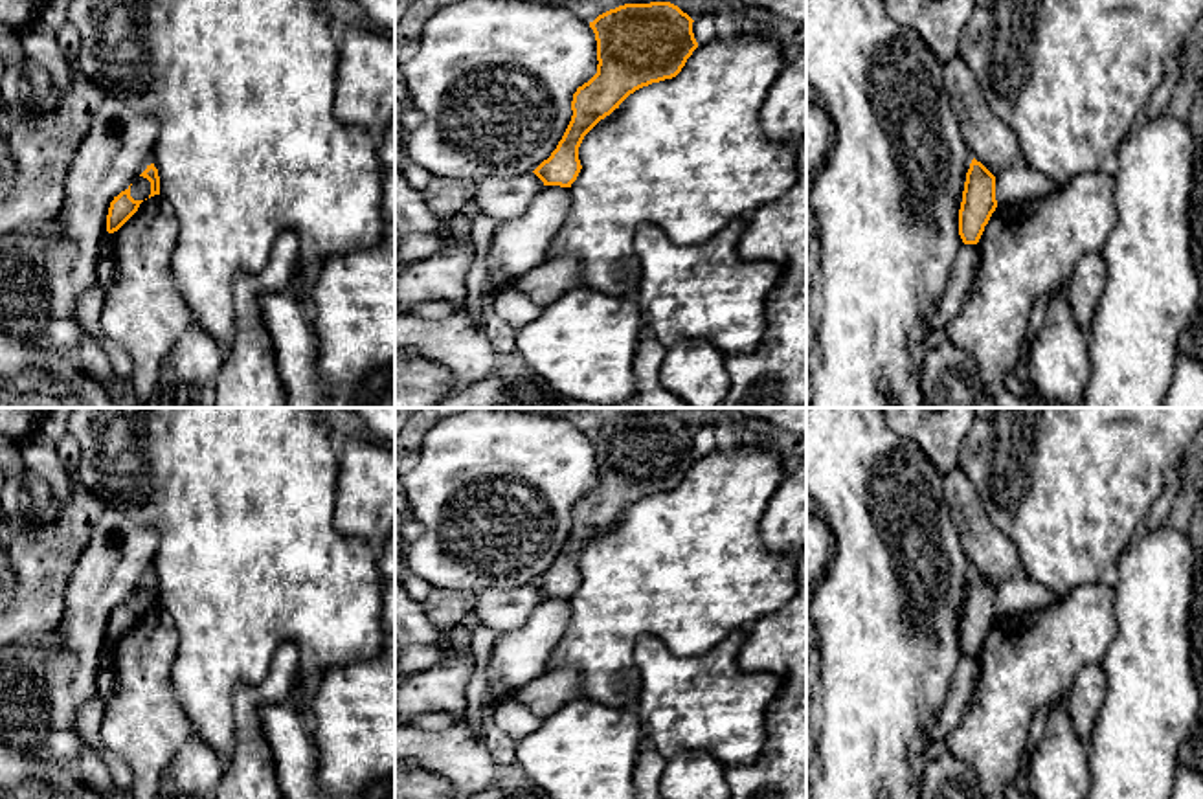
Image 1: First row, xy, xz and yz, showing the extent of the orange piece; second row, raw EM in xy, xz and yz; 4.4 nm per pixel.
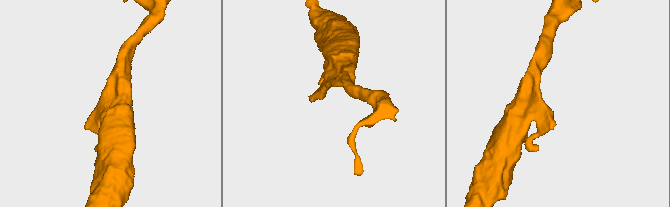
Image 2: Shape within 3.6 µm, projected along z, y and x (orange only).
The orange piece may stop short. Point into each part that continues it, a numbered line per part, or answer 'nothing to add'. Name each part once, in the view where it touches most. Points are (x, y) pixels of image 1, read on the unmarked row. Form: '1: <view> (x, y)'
nothing to add

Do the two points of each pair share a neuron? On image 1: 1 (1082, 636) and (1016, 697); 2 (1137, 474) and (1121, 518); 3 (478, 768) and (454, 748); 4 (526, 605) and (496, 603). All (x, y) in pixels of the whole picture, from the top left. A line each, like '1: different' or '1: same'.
1: same
2: same
3: same
4: same

